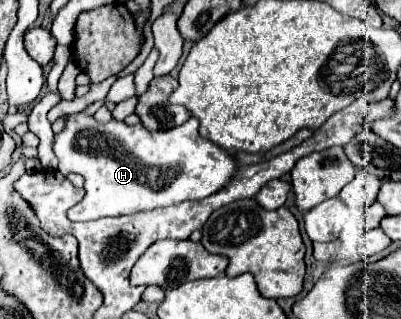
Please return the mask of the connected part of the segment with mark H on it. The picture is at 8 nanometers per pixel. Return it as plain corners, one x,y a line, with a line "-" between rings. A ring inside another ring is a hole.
82,112
68,116
68,124
62,132
55,134
54,154
59,165
58,171
64,176
68,172
76,172
84,176
84,190
86,196
80,204
76,204
70,212
70,220
96,220
102,216
120,216
120,214
134,214
140,210
152,210
160,206
178,204
184,200
200,200
216,190
224,188
236,170
236,162
224,148
212,144
210,140
198,134
198,120
190,118
186,124
162,130
162,132
148,132
142,124
128,126
118,120
110,120
108,124
98,124
92,116
84,116
-
174,172
168,180
166,174

